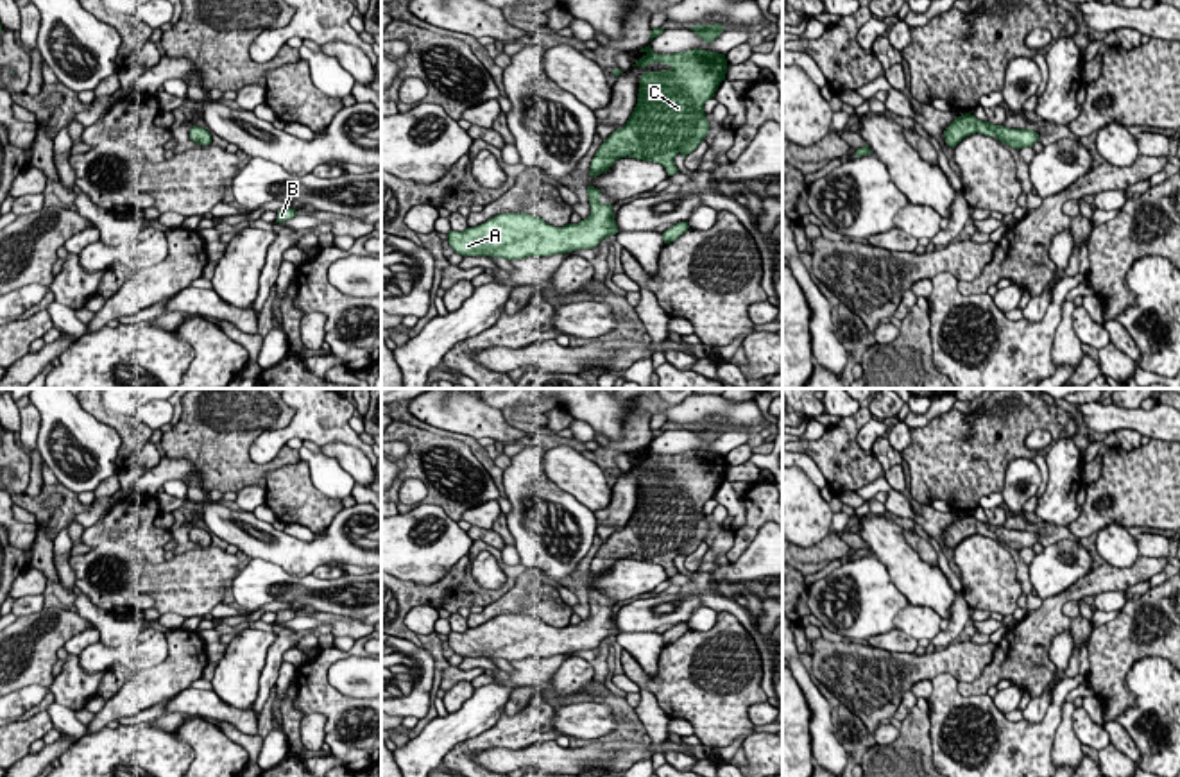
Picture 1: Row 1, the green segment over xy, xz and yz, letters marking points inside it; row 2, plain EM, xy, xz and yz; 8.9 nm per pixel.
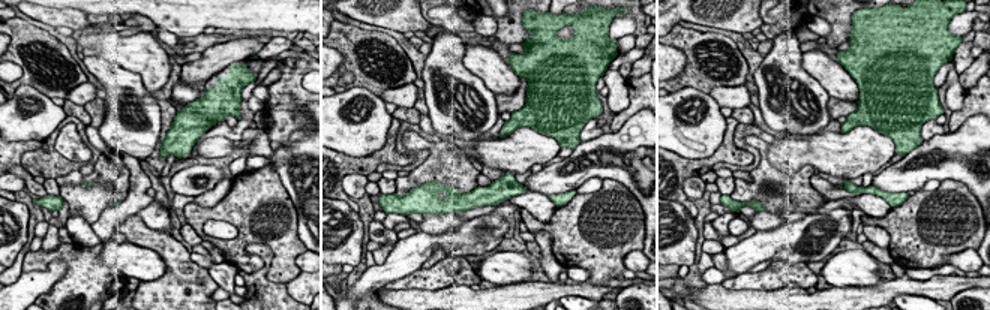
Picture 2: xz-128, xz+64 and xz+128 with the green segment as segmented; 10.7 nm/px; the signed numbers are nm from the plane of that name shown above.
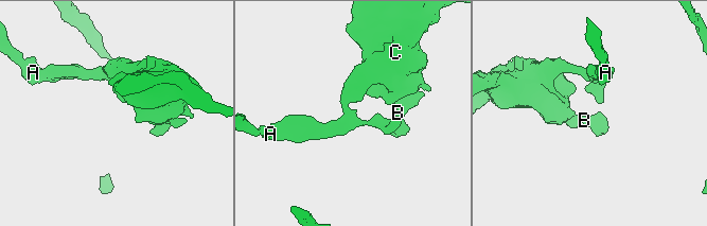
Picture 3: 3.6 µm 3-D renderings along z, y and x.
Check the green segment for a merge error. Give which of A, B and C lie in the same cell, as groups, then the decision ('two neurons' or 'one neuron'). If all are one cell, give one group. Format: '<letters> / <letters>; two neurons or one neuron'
A B C; one neuron

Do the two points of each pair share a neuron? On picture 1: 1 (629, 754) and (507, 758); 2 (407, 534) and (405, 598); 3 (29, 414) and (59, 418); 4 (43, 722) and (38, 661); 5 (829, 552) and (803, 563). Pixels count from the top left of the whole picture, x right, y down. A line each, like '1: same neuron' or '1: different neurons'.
1: same neuron
2: different neurons
3: different neurons
4: different neurons
5: same neuron

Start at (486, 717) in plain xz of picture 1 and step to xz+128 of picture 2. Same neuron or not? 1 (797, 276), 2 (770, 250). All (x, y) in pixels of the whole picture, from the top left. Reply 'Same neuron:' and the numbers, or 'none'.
Same neuron: 2

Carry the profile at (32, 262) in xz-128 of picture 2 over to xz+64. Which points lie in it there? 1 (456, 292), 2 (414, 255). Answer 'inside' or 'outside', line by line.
1: outside
2: outside

